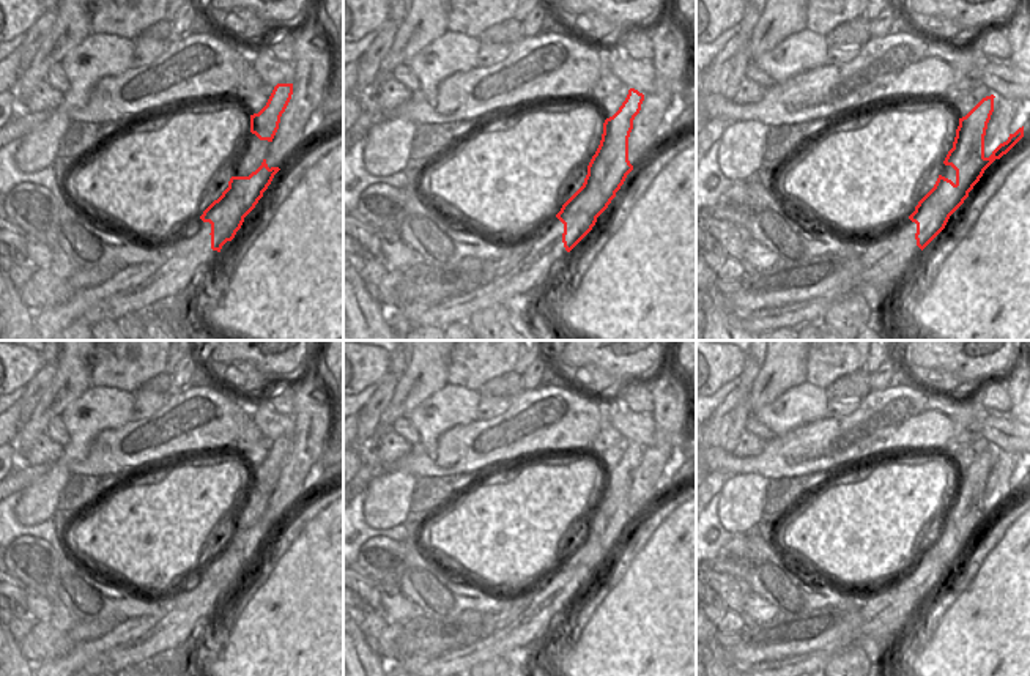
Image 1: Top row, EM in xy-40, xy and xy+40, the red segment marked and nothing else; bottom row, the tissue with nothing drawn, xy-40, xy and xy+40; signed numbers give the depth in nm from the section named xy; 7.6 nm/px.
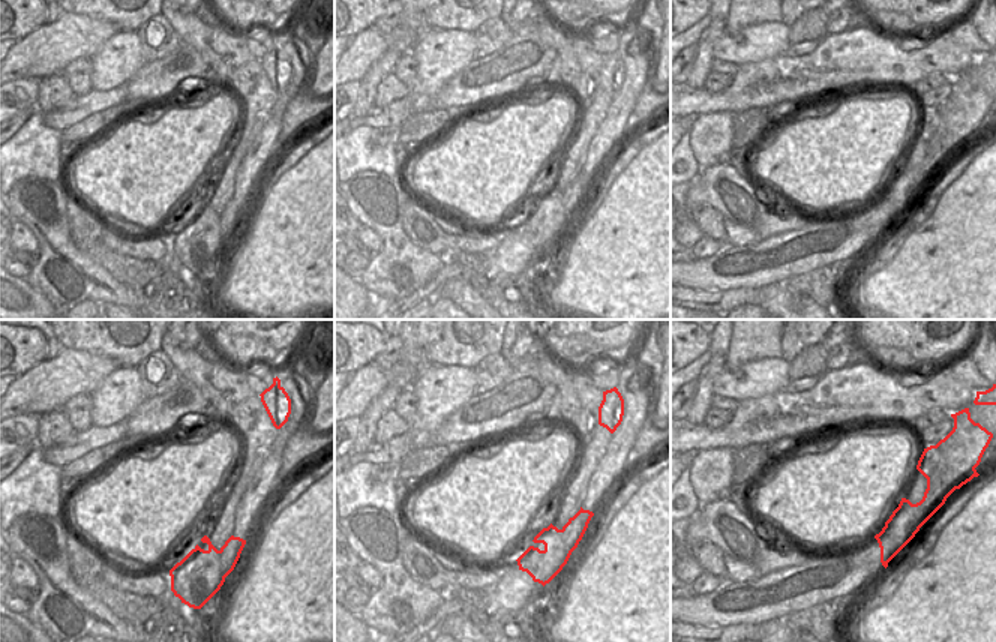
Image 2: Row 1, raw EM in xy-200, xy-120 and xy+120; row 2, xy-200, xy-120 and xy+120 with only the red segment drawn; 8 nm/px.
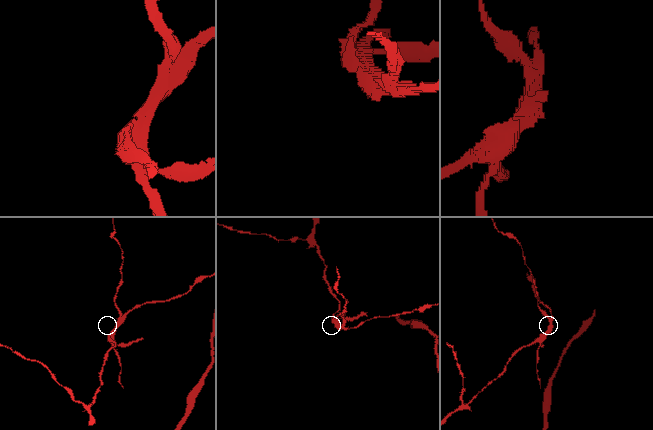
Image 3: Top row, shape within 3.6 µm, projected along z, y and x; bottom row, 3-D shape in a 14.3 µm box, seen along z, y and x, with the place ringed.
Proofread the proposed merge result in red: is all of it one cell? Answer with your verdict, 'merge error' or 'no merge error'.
merge error

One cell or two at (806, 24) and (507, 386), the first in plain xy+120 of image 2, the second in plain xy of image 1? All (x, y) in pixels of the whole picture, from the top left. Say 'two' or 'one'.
one

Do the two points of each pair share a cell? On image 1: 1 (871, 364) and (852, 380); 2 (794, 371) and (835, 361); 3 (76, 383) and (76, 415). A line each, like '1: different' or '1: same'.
1: different
2: different
3: different

